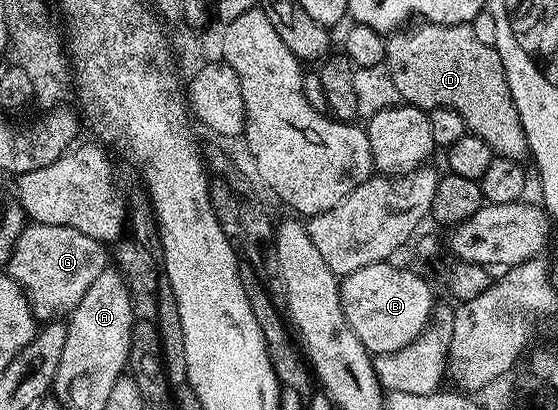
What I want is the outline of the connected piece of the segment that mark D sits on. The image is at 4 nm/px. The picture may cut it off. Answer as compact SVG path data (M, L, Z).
M421 21L413 30L392 32L387 35L384 65L388 67L394 88L398 88L401 99L409 106L420 110L450 108L462 116L467 133L478 136L490 144L493 155L524 162L529 157L526 132L514 108L514 96L510 96L510 84L506 84L506 72L495 46L480 43L474 36L471 25L438 24Z

